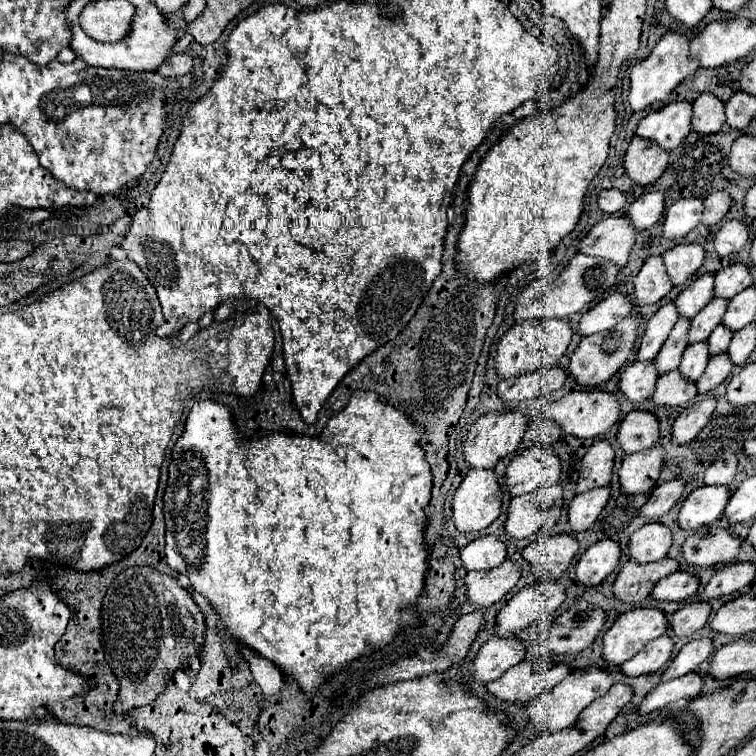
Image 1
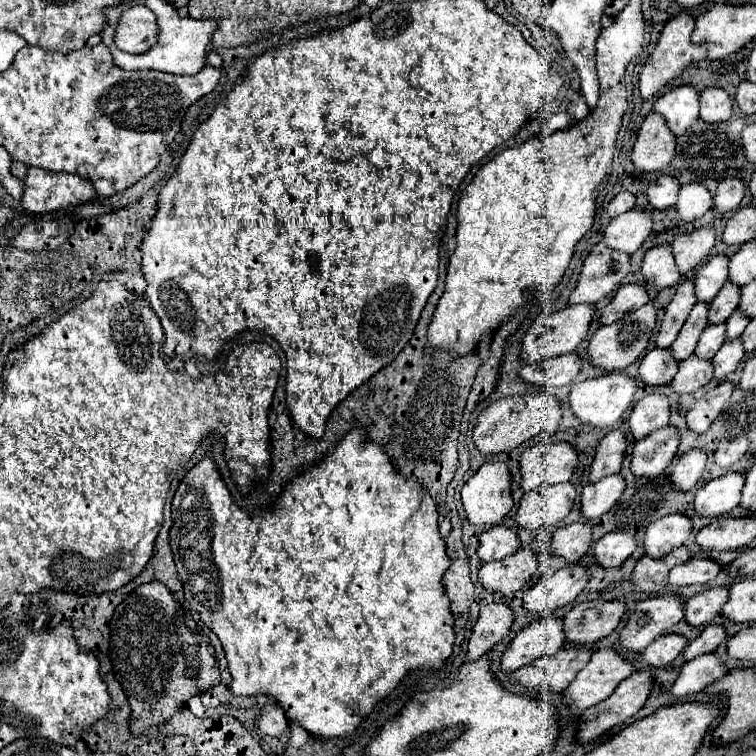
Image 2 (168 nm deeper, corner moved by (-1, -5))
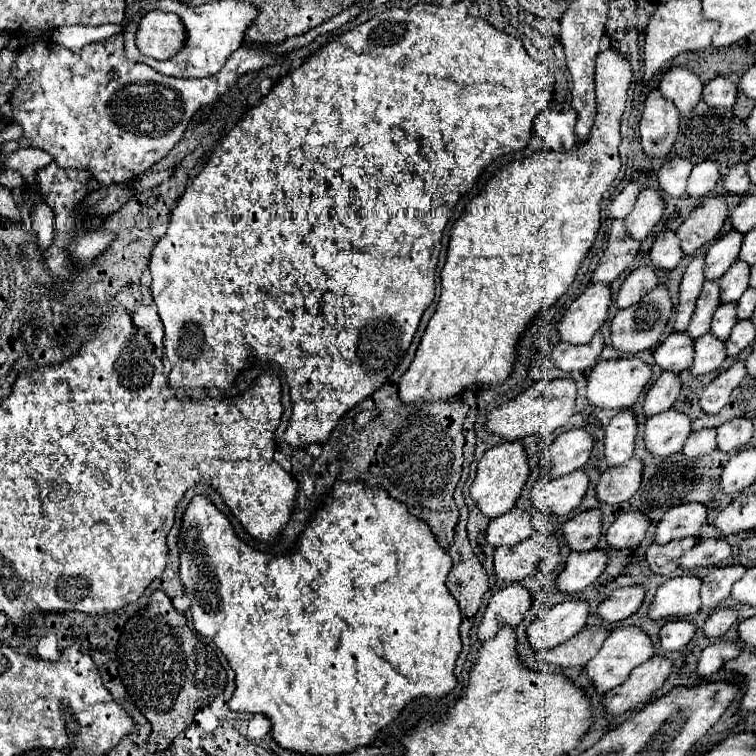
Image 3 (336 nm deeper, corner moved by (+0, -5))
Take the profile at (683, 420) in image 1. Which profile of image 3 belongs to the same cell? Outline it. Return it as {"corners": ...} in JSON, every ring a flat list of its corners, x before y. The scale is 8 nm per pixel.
{"corners":[[735,361,727,371,719,373,701,395,701,407,705,413,717,413,723,409,723,405,729,401,731,391,741,383,741,379,747,375,745,361]]}

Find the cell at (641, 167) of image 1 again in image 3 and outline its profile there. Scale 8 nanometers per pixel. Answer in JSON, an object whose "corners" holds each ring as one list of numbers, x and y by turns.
{"corners":[[653,89,645,99,645,109,639,125,641,145,649,157,665,157,679,133,679,113,673,101,665,101,659,89]]}

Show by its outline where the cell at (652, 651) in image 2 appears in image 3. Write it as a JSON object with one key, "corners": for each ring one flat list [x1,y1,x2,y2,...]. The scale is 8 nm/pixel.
{"corners":[[687,619,667,621,661,627,661,633,659,633,661,635,661,649,663,651,677,651,677,649,681,649,683,645,687,645,691,641,695,631,697,631,695,623,691,623]]}

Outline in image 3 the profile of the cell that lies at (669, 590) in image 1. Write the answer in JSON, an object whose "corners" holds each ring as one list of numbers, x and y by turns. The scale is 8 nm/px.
{"corners":[[703,539,693,549,685,551,679,559,681,569,687,573,719,565,731,555,731,545,725,539]]}

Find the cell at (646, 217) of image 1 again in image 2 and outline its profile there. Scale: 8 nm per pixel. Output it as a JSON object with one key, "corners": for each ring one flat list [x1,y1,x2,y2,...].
{"corners":[[670,175,658,177,646,191,650,207,656,211,664,211,664,209,676,205,678,189,680,187,678,187,678,181,674,181,674,177,670,177]]}

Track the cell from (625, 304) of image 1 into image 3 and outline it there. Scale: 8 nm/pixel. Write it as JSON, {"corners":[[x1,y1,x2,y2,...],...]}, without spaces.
{"corners":[[639,267,639,269,631,271,619,289,617,307,625,309,625,307,637,303,645,293,649,293,657,285,659,285,659,277,657,277,655,267]]}

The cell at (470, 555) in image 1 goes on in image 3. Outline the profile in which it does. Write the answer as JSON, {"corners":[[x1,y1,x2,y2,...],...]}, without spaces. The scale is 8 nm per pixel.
{"corners":[[513,509,509,513,503,513,501,517,495,517,487,525,487,541,493,547,501,545,515,545,519,541,525,541,533,533,533,521,527,511]]}

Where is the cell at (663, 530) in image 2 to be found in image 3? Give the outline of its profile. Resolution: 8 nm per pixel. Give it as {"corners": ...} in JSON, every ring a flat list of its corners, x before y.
{"corners":[[685,503,669,509,657,525,655,541,669,543,673,539,683,539,697,535,701,525,707,523,707,507,701,503]]}

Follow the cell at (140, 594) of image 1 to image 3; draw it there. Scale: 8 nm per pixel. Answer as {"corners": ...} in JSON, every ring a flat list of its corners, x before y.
{"corners":[[163,591,151,595,151,603,123,627,119,645,119,677,137,709,153,725,147,749,165,751,173,739,193,723,193,715,223,693,227,675,217,659,215,647,193,635,185,615,181,615]]}

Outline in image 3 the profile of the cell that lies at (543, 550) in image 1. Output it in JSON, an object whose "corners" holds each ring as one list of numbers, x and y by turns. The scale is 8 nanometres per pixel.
{"corners":[[587,509,573,515,565,525,565,541,573,551,589,551,601,539,601,511]]}

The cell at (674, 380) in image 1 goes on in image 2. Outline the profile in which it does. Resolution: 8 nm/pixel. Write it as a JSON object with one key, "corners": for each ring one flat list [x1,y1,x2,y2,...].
{"corners":[[692,355,686,361,678,363,678,373,672,379,670,387,678,395,688,395,688,393,696,393,700,387,710,383,712,377,714,377,712,375,712,363,702,361,702,359]]}

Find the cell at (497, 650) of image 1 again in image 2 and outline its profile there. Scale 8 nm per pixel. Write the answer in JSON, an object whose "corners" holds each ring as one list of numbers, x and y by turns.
{"corners":[[542,617,522,629,502,655,502,671,516,671,536,657,554,655,564,645,562,619]]}

